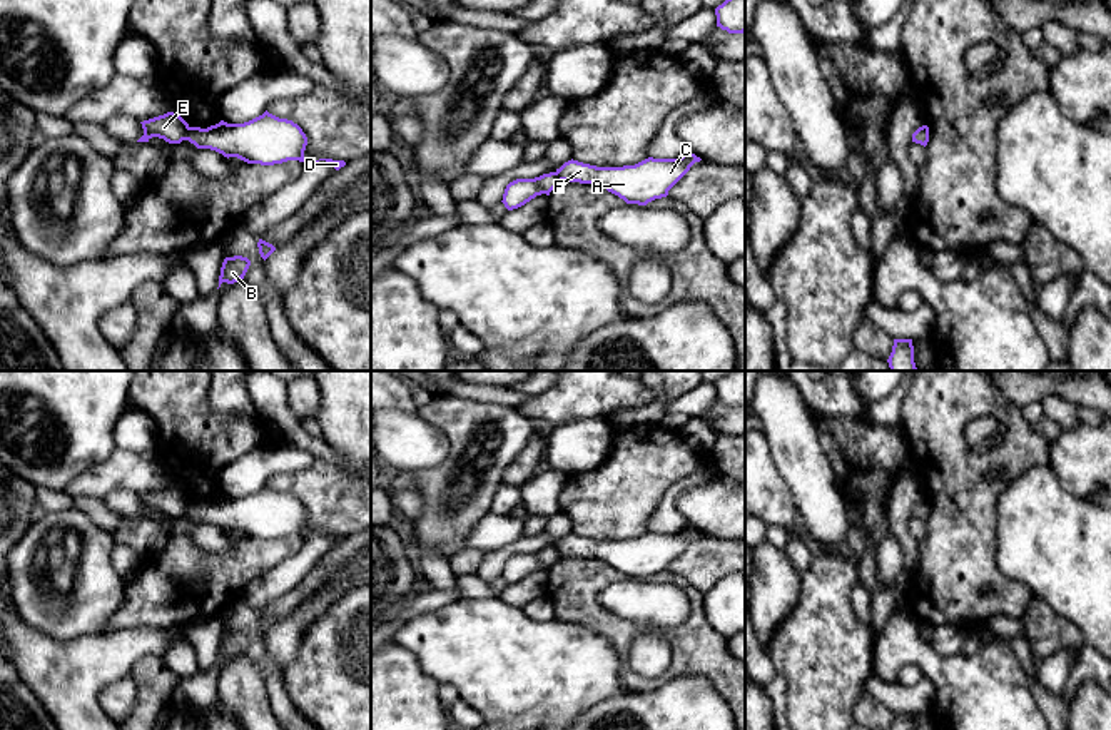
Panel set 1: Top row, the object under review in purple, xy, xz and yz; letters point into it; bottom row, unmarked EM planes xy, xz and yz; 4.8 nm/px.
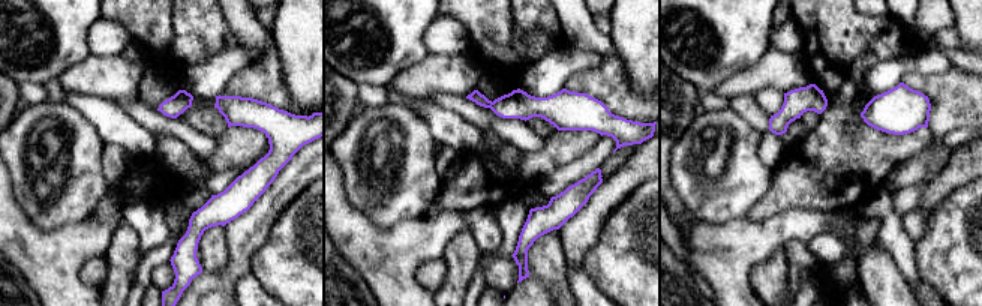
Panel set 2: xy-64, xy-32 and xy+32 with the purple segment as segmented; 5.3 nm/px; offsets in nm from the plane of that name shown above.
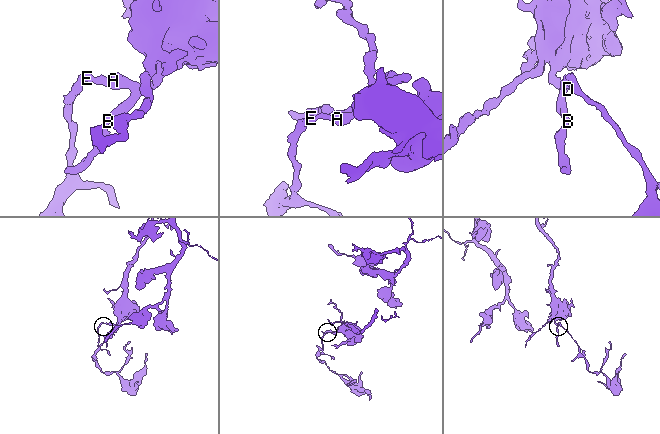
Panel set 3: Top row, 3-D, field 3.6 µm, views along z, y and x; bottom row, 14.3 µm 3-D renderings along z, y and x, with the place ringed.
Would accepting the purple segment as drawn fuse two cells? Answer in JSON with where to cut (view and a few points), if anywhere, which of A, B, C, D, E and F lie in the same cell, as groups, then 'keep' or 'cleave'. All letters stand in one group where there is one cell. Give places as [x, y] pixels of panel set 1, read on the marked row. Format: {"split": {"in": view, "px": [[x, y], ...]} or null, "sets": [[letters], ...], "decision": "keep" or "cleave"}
{"split": {"in": "xy", "px": [[189, 127], [184, 139]]}, "sets": [["A", "B", "C", "D", "F"], ["E"]], "decision": "cleave"}

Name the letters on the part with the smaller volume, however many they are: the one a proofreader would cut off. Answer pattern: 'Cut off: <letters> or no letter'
Cut off: E

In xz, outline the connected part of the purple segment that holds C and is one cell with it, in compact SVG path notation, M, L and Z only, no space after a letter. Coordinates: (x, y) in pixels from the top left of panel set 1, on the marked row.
M690 152L678 159L648 157L623 167L596 167L571 159L556 169L556 174L561 180L600 185L627 204L647 205L667 197L668 190L700 160Z

